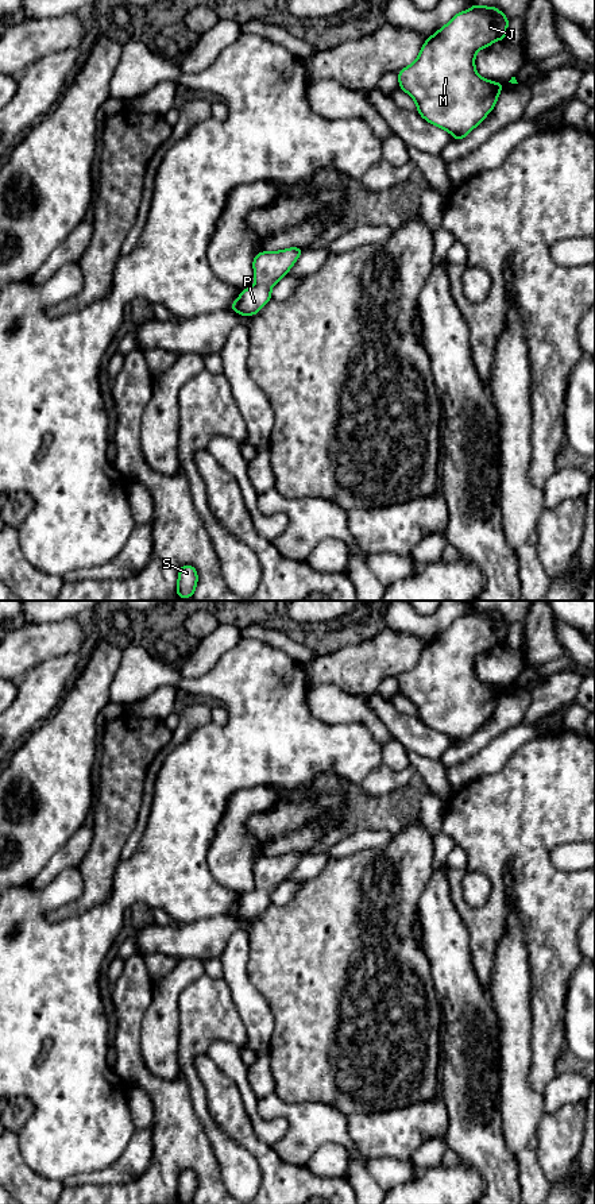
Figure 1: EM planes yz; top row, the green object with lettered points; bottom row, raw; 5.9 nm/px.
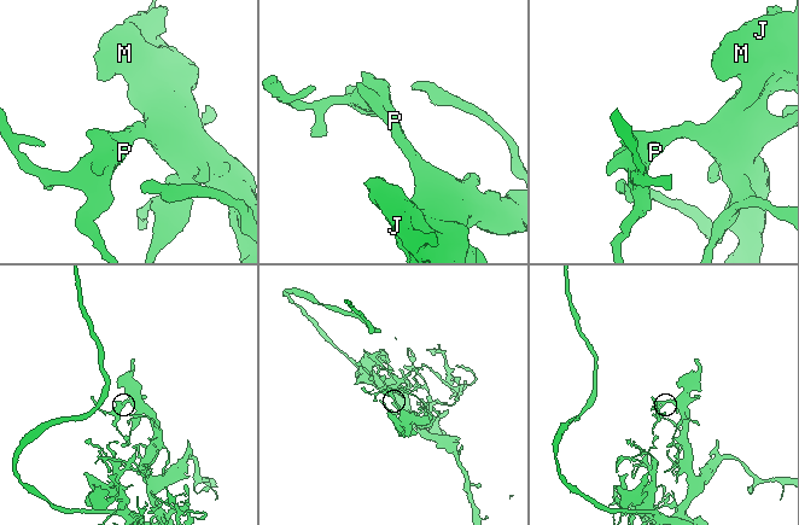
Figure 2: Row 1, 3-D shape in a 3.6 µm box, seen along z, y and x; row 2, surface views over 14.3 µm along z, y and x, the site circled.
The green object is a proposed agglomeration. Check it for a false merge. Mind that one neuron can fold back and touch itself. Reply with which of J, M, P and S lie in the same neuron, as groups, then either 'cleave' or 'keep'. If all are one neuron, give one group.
J M P S | keep

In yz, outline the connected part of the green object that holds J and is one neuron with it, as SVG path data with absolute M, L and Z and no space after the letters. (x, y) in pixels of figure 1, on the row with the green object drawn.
M475 3L428 38L417 59L397 73L399 88L416 101L421 117L447 130L455 140L464 139L484 120L506 85L480 77L475 69L475 54L495 40L506 39L509 22L499 8Z

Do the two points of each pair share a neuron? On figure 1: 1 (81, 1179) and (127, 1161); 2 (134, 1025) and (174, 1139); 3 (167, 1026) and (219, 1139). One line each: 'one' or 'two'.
1: one
2: one
3: two

